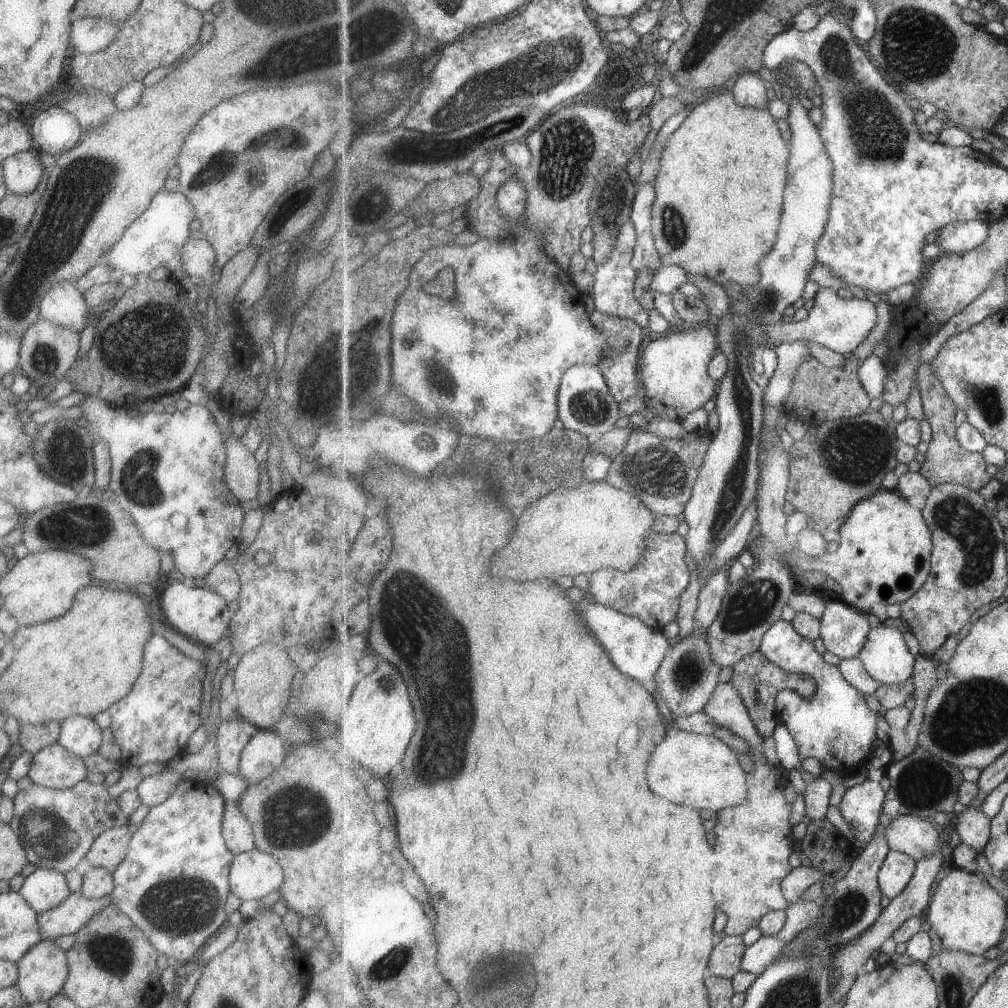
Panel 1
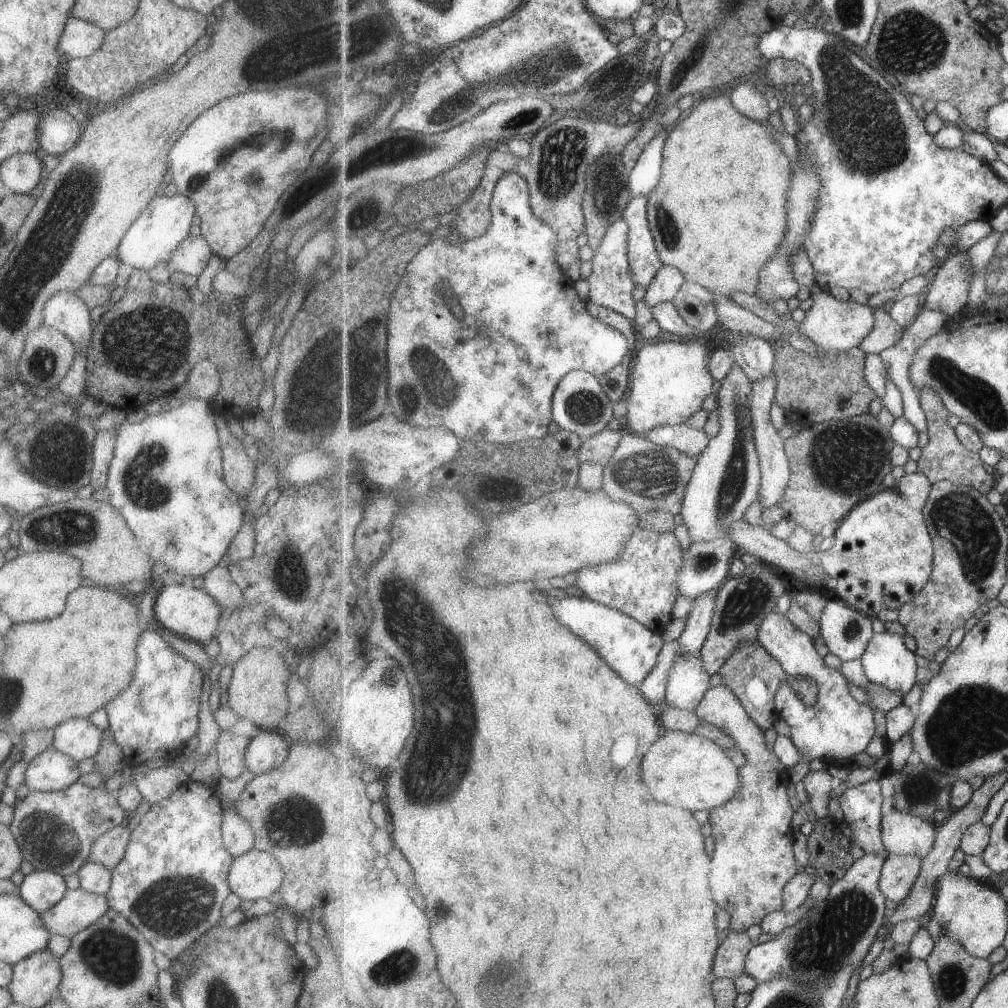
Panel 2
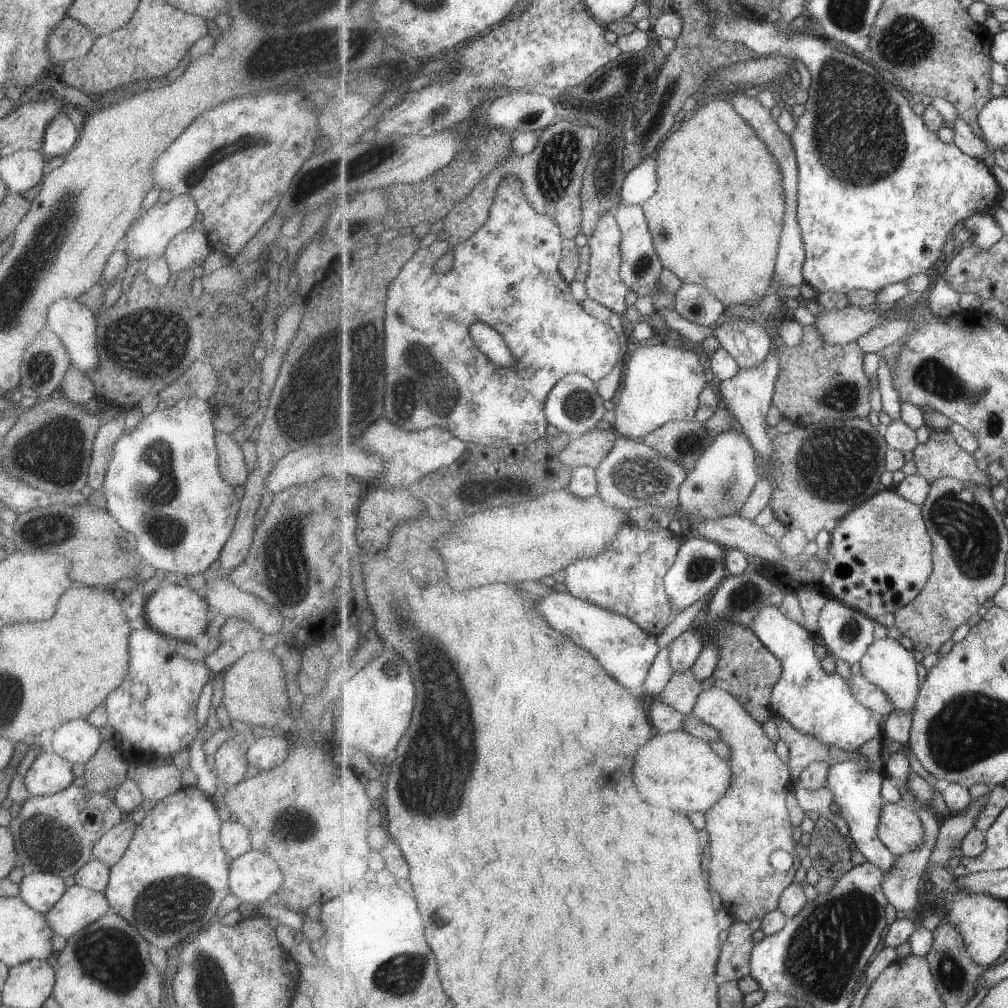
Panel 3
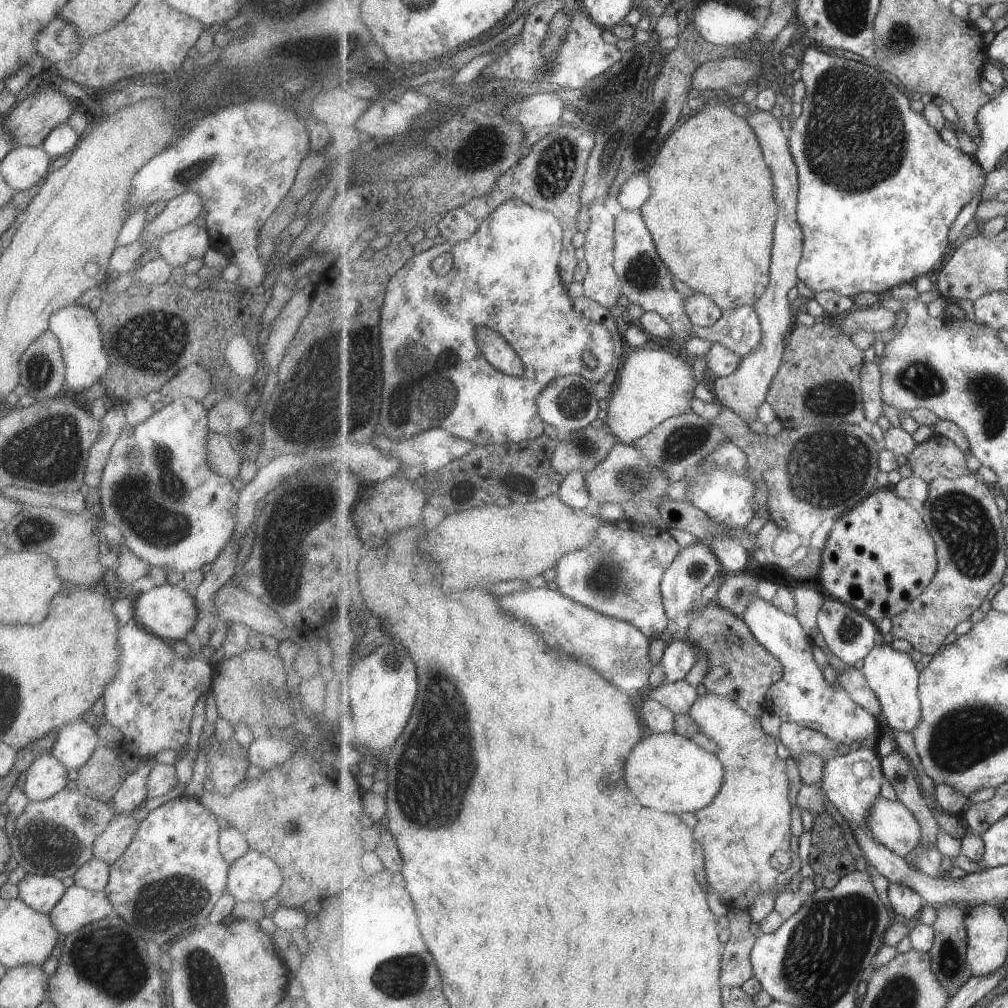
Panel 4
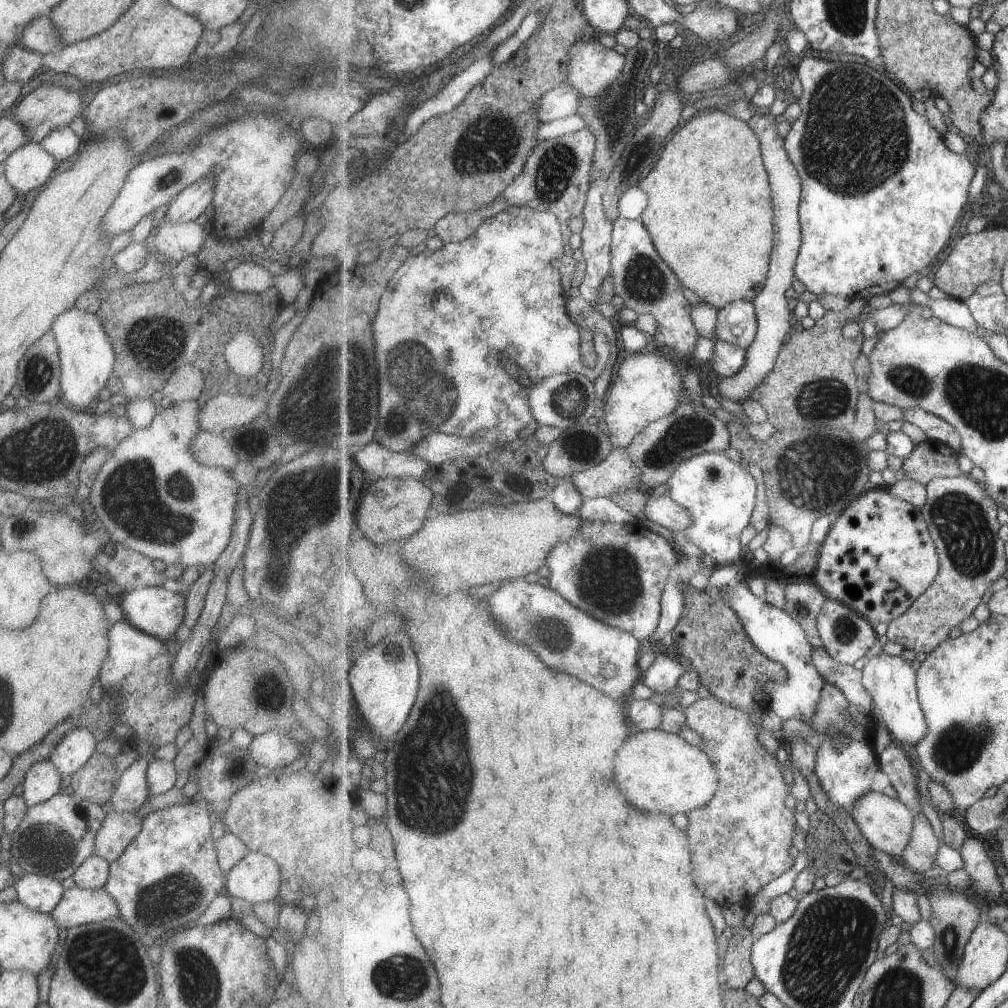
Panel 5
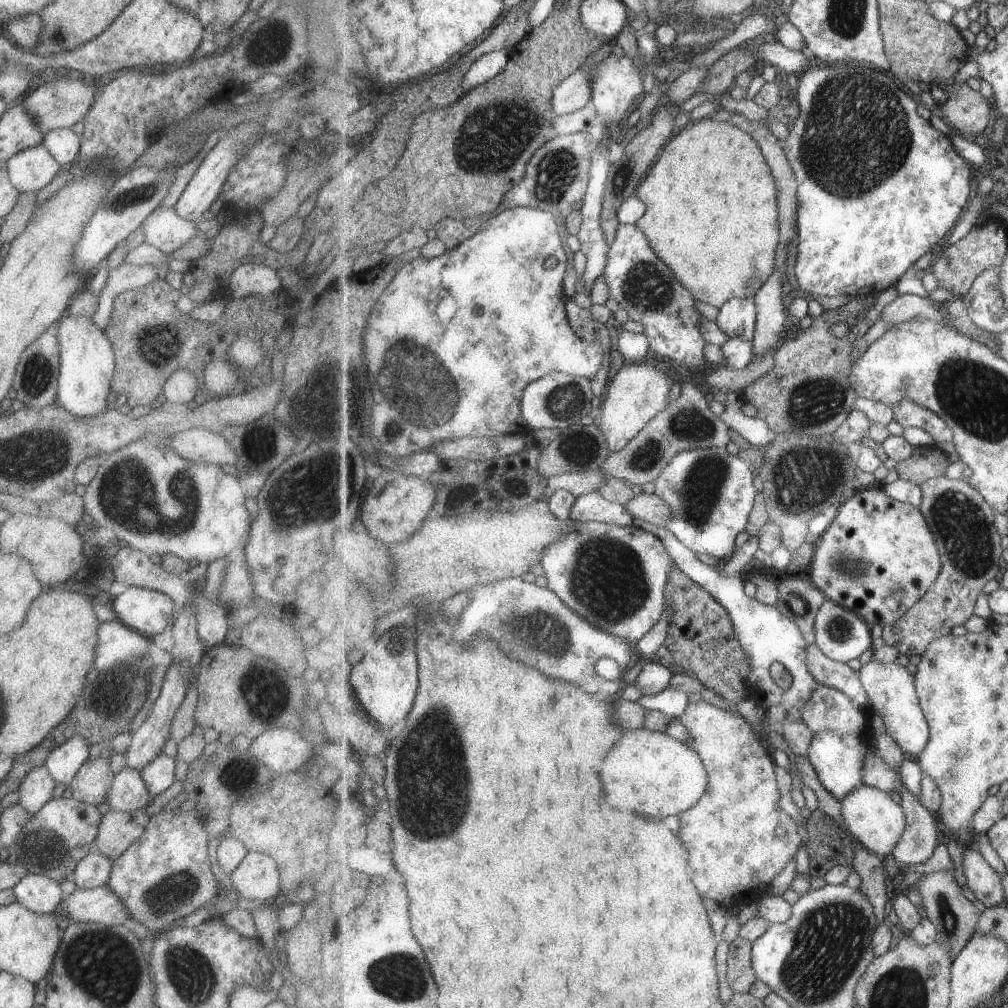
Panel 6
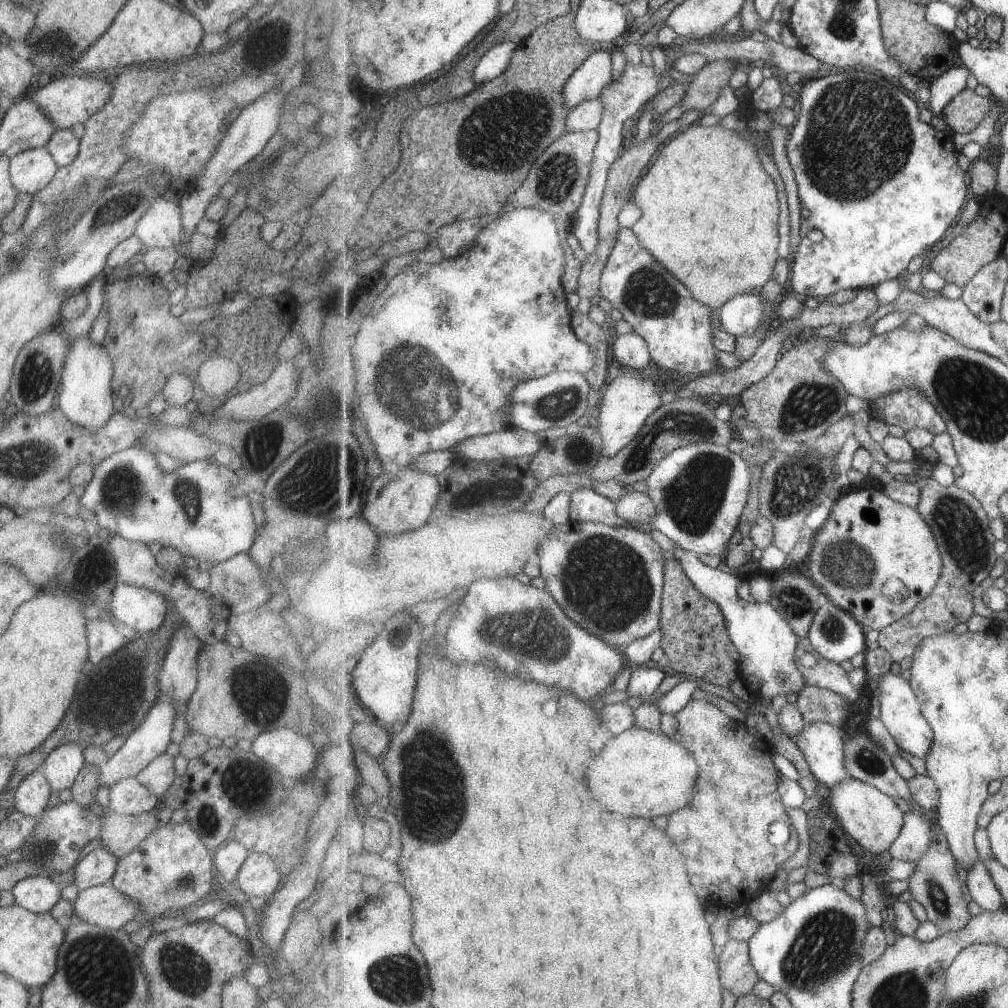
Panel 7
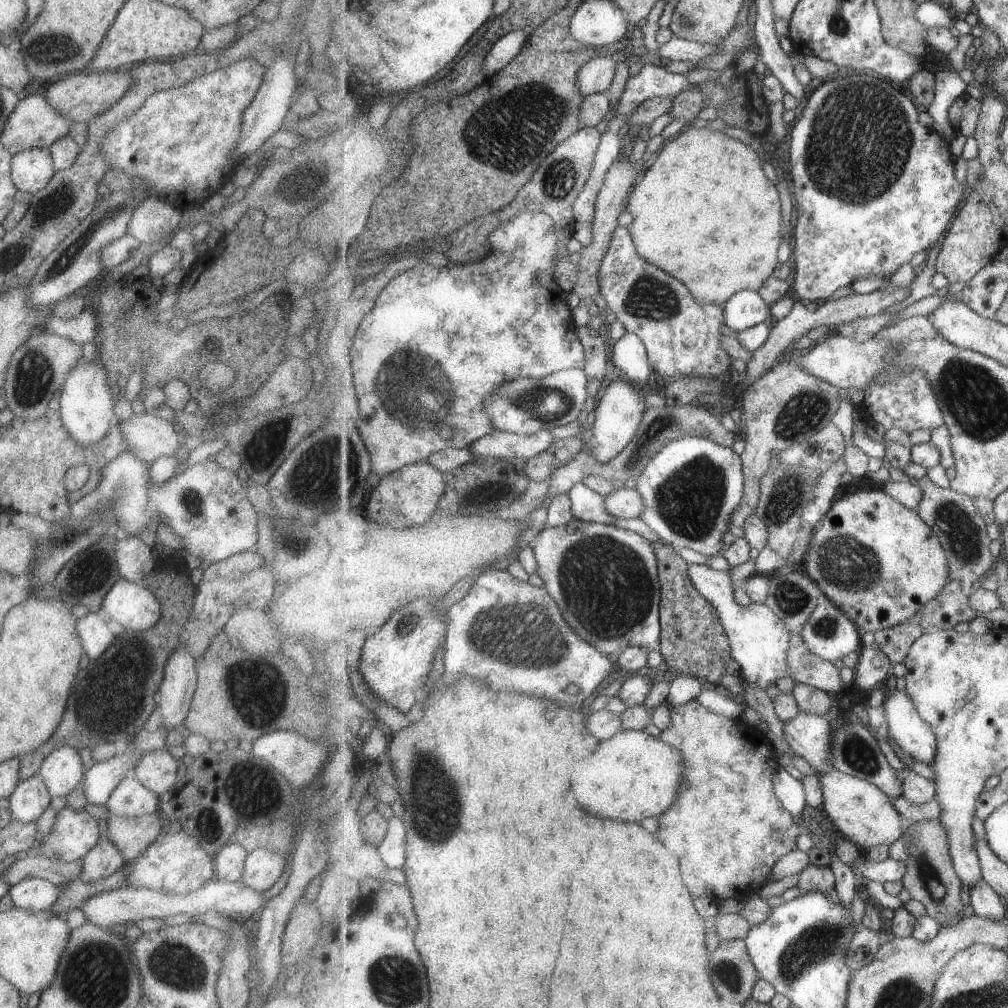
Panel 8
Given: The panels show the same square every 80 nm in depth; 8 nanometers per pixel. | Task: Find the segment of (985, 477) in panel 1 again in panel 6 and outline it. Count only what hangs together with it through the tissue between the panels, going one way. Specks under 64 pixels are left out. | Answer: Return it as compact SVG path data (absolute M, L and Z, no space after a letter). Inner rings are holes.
M936 444L916 447L914 453L897 464L901 479L923 484L933 477L943 477L951 466L948 454Z

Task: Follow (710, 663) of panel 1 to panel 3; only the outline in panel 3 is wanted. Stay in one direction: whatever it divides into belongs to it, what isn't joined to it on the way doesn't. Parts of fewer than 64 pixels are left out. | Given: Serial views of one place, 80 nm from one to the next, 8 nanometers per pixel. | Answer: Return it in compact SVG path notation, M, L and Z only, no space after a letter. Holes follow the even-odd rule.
M688 668L671 676L657 700L689 716L693 714L699 697L704 691L701 684L703 680L695 674L693 668Z

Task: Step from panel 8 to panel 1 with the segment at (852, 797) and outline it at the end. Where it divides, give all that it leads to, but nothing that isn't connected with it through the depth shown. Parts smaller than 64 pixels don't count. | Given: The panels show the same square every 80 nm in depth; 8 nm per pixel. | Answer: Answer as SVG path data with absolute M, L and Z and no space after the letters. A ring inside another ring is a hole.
M903 815L893 819L886 828L892 851L907 853L919 861L928 859L942 844L942 829L929 819Z

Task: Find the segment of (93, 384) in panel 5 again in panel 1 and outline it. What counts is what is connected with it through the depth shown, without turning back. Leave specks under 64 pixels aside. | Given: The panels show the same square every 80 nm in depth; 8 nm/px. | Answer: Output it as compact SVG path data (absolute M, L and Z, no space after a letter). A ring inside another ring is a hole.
M69 281L55 283L38 304L39 318L77 332L85 328L88 310L83 295Z

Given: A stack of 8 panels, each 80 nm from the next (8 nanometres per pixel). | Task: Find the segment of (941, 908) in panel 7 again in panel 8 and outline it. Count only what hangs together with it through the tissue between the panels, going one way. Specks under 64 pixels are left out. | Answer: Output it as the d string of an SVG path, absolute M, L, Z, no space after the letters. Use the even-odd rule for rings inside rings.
M939 819L906 822L903 836L909 840L909 859L905 862L906 873L901 881L911 898L919 901L926 908L927 915L935 918L942 927L964 920L965 906L961 900L964 886L959 880L958 872L955 872L947 828Z

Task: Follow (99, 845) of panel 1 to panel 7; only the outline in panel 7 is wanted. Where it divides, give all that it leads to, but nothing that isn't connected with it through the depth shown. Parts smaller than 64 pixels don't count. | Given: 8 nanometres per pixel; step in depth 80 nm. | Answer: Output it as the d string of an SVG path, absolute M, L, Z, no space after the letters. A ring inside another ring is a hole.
M108 811L101 819L98 843L117 859L127 856L135 846L139 846L153 828L157 828L158 819L155 811L141 814L115 814Z

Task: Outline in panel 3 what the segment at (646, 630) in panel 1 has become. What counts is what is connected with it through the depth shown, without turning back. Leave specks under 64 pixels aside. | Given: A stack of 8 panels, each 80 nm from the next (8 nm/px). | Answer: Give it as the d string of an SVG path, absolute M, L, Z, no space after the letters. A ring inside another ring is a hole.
M569 593L551 594L537 606L549 624L567 636L571 636L579 646L587 648L593 656L615 677L633 692L641 692L642 684L647 680L653 660L659 654L659 640L647 632L628 616L610 611L602 606L583 600Z

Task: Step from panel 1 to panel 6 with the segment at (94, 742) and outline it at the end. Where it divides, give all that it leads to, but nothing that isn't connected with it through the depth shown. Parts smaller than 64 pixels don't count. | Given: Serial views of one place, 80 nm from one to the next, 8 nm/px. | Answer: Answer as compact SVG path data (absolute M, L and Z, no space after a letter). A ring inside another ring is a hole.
M82 733L69 737L44 759L45 768L57 786L66 787L68 782L75 776L79 766L91 756L89 745Z

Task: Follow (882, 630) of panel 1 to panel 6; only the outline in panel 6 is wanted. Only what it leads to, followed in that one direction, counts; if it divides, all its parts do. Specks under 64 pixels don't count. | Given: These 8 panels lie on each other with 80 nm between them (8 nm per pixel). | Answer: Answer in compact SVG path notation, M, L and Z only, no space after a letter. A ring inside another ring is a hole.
M877 659L863 665L859 671L861 682L870 696L871 706L884 721L886 731L902 746L908 757L918 757L931 738L930 724L922 709L916 675L897 661L885 664Z

